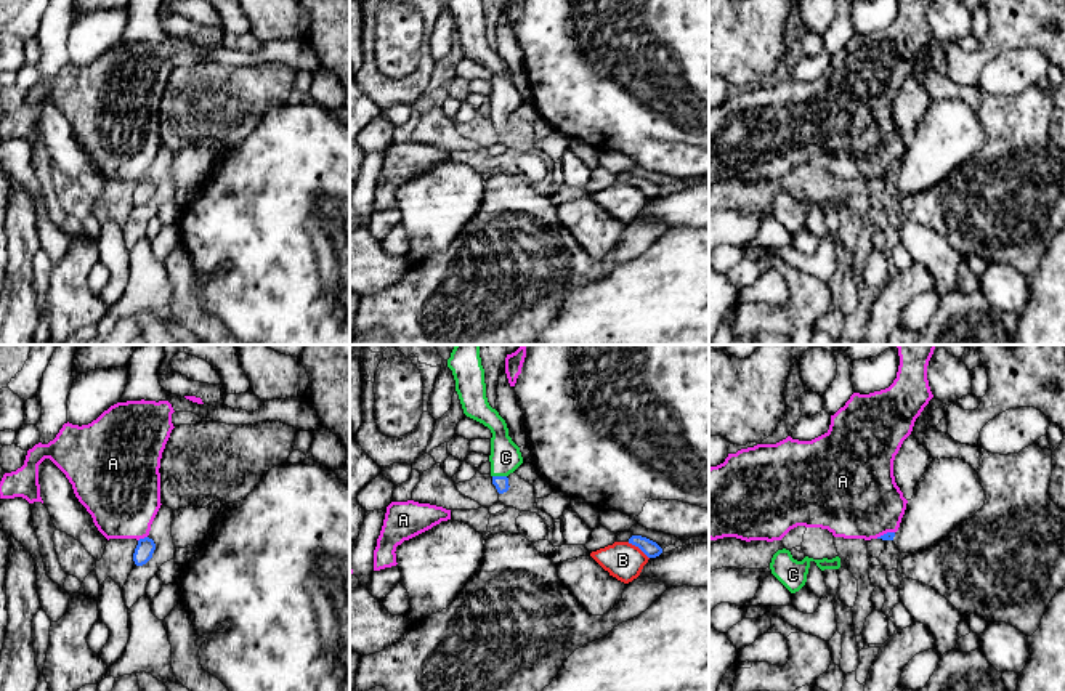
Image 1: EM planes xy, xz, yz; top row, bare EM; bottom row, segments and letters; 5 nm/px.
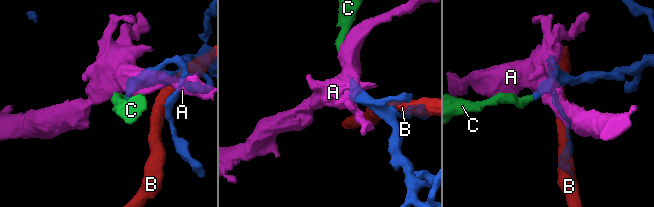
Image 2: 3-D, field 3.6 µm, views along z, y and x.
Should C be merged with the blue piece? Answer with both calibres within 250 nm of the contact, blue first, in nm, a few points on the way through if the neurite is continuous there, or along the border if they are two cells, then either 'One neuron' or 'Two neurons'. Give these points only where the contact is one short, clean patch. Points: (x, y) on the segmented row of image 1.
Thickness 70 nm (blue) against 160 nm. Path across: xz (501, 483), (499, 476), (506, 457). One neuron

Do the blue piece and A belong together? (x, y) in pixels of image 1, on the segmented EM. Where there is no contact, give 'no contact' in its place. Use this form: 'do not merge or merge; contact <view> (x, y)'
do not merge; contact xy (141, 539)

